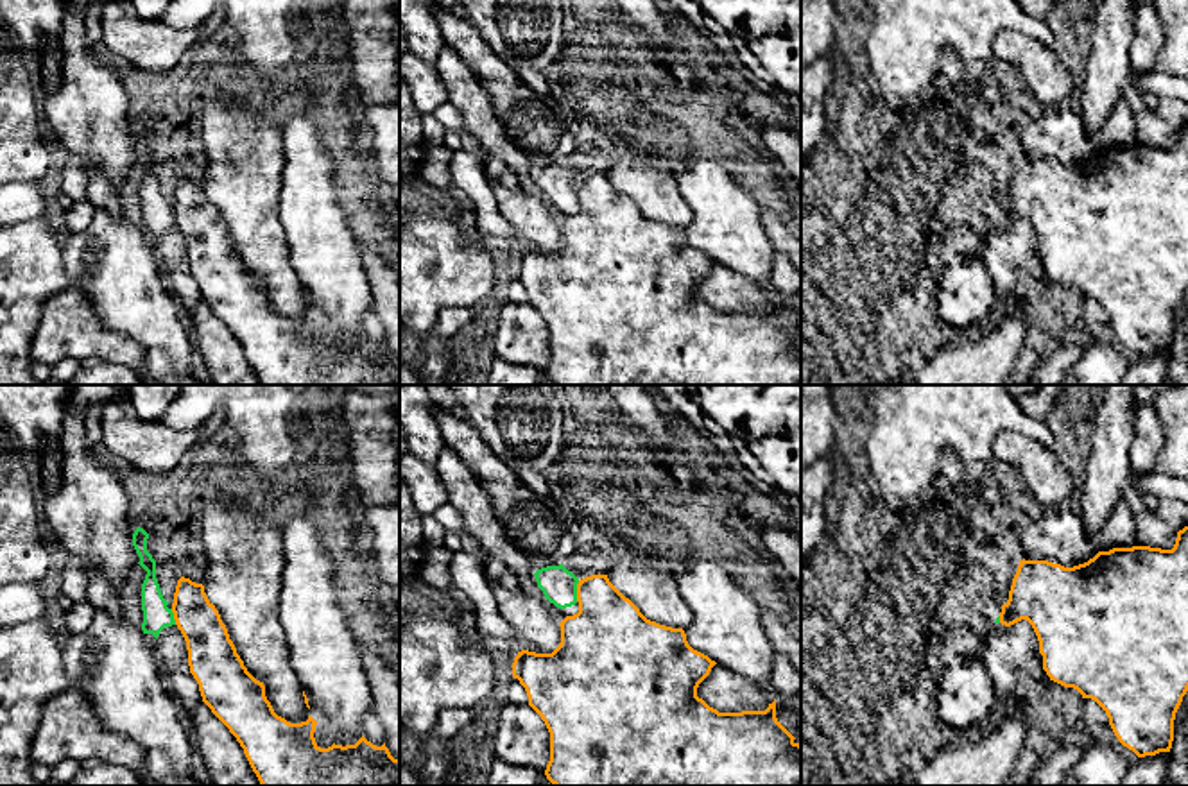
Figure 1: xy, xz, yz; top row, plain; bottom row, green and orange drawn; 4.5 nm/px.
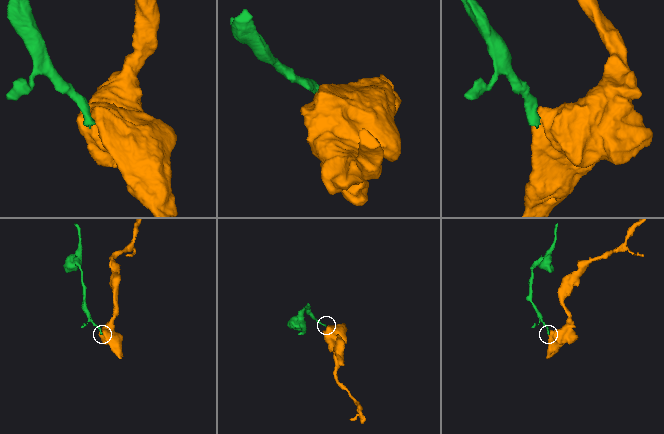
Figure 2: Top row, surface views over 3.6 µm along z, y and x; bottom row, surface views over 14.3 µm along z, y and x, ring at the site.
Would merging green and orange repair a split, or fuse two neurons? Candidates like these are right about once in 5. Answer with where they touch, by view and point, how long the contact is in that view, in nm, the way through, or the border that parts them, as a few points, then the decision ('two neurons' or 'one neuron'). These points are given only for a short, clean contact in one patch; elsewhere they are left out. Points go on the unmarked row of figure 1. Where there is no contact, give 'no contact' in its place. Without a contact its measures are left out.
meets green in xz at (576, 190); contact 100 nm long; border along xz (579, 179), (576, 199); two neurons

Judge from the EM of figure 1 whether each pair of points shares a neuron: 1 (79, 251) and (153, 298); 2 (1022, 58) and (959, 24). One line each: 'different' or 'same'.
1: same
2: different

